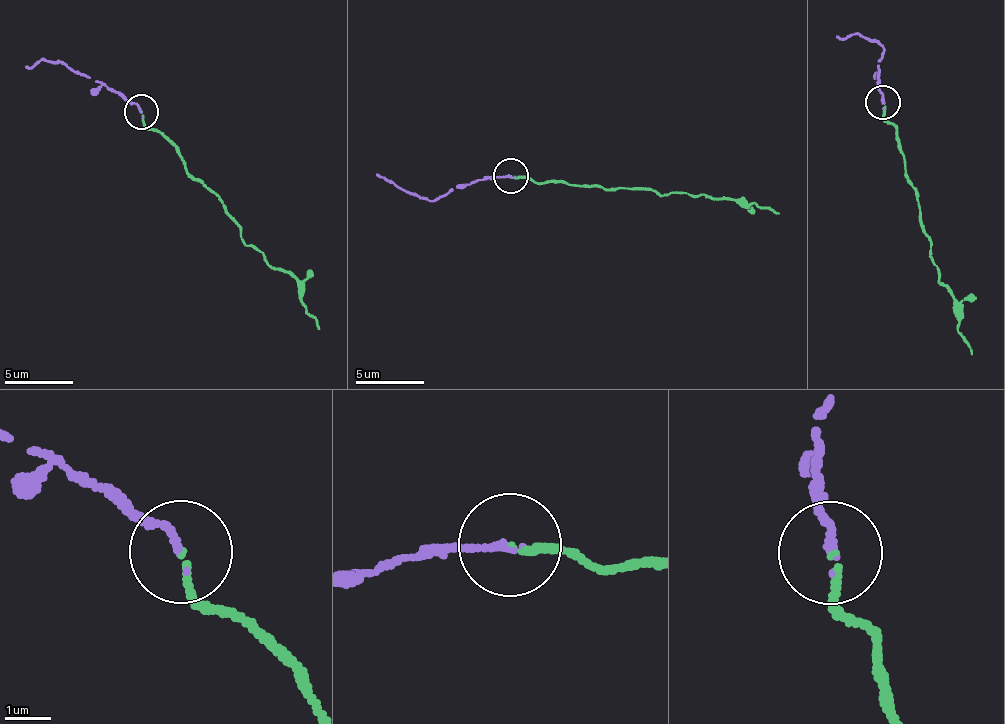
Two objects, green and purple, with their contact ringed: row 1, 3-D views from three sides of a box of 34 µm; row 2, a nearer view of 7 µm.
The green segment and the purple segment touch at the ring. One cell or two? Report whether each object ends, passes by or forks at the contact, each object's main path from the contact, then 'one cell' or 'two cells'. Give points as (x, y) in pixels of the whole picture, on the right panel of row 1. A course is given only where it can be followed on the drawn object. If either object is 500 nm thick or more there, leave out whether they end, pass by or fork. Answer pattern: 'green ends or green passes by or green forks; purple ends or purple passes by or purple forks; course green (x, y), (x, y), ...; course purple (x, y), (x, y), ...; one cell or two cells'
green ends; purple ends; course green (883, 103), (919, 198), (929, 257), (955, 305), (957, 326), (971, 355); course purple (883, 103), (875, 83), (884, 45), (865, 36), (835, 37); two cells

